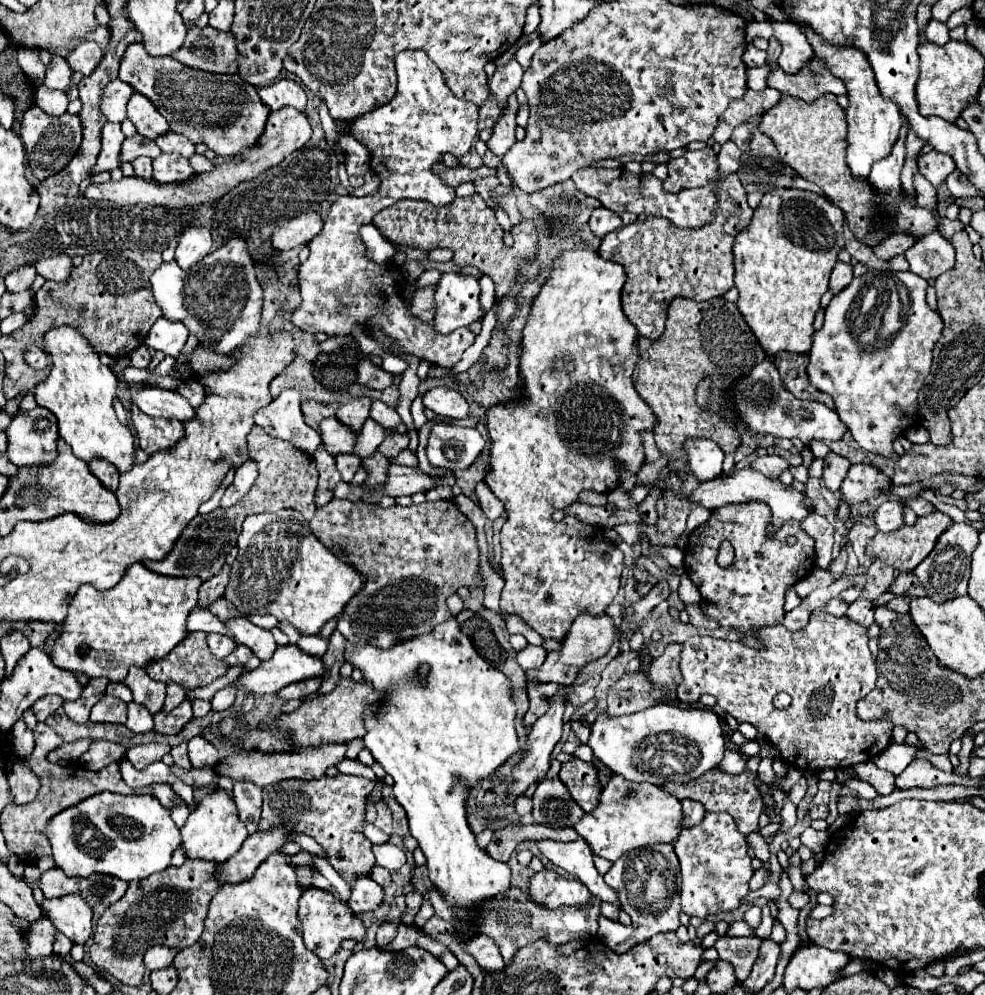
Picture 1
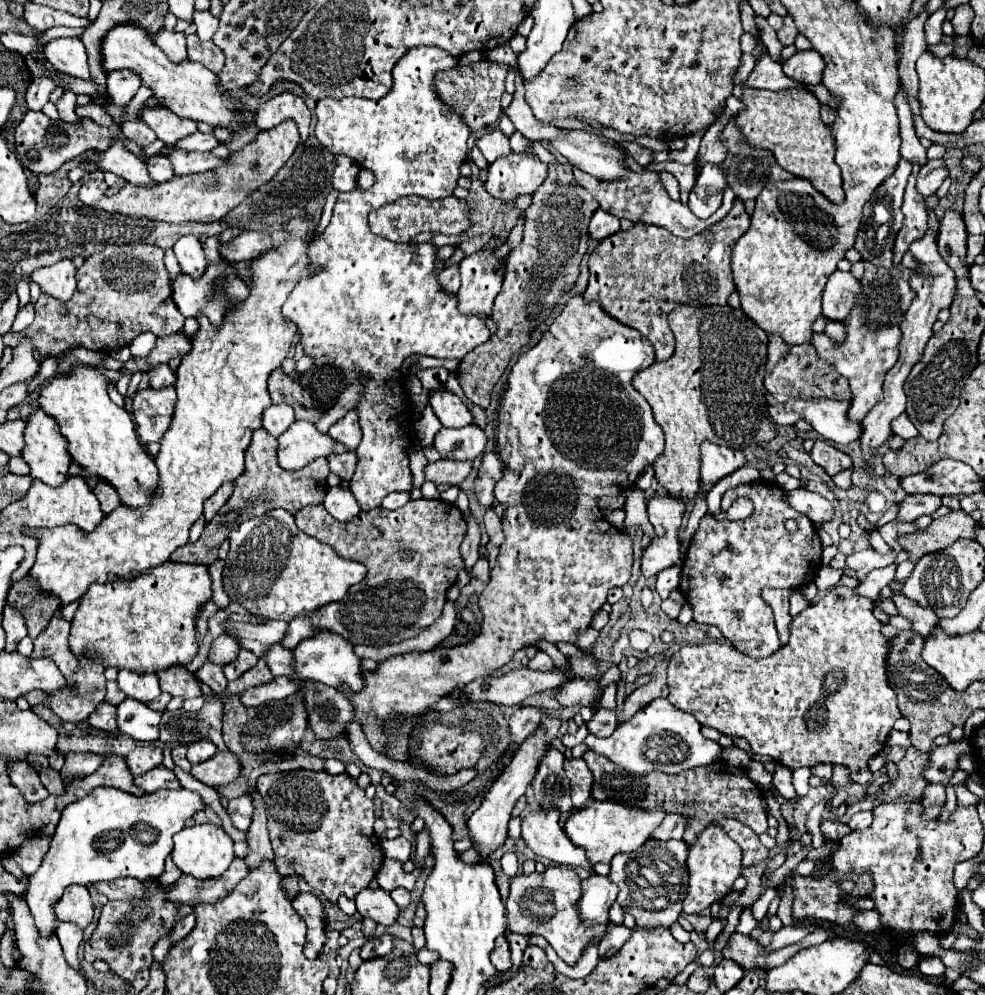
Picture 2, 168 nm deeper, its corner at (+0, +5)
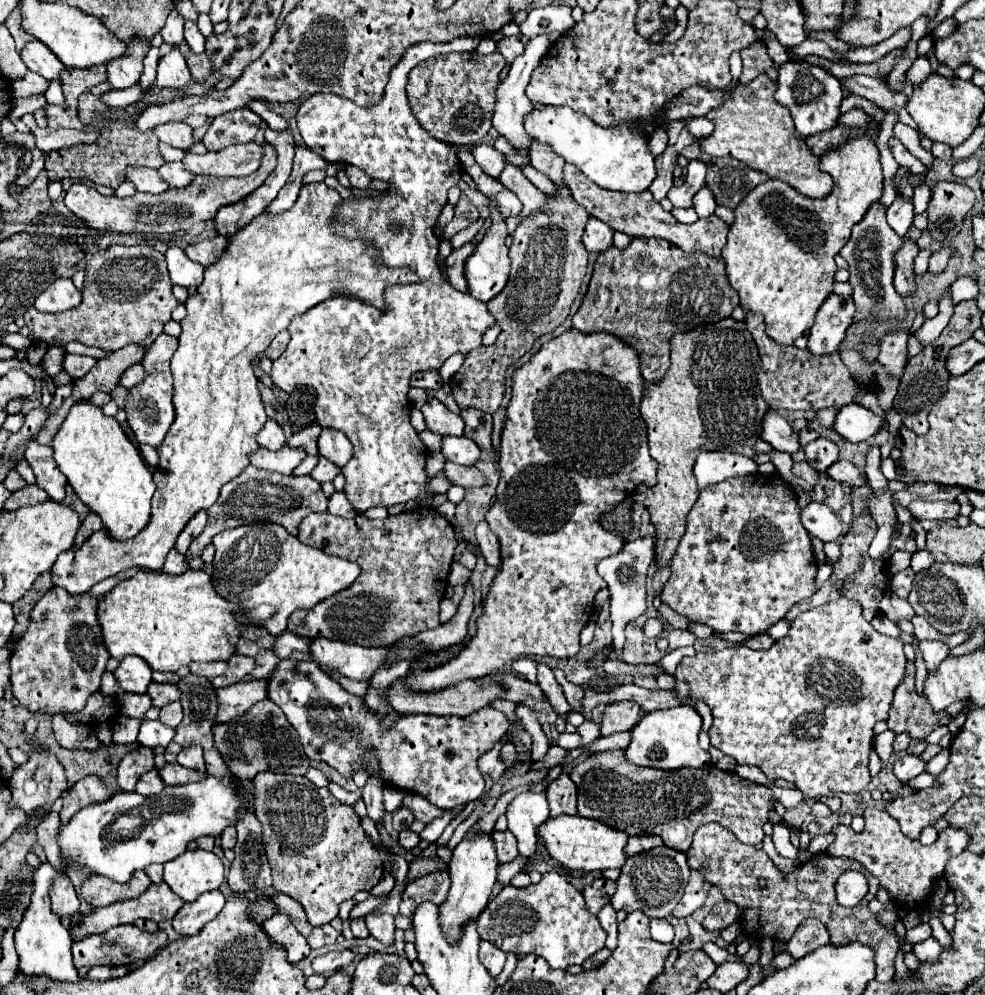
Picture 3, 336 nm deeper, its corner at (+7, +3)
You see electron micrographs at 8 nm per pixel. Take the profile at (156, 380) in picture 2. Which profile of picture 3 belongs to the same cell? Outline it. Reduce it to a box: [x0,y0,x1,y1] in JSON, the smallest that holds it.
[121,363,145,389]

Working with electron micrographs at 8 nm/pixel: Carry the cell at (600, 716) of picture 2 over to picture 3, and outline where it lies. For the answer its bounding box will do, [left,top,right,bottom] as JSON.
[557,731,581,749]

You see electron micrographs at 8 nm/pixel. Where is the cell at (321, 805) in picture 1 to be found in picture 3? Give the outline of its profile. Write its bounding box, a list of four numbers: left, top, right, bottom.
[253,773,383,927]

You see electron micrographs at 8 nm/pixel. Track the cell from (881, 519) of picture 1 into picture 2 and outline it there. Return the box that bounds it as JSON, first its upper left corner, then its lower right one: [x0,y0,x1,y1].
[898,495,942,521]

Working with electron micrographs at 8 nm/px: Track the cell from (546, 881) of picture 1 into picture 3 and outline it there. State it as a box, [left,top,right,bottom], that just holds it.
[479,871,605,971]

